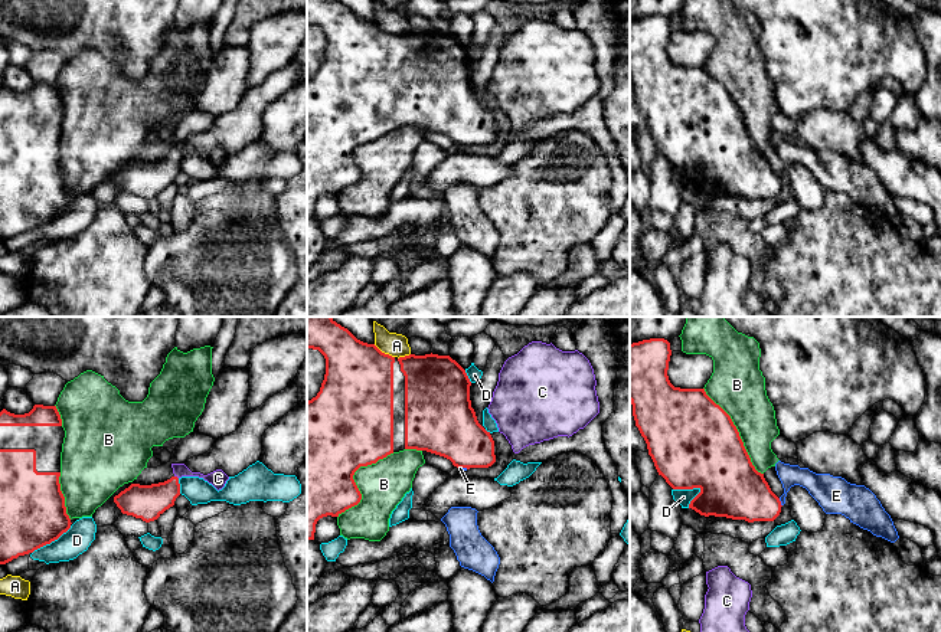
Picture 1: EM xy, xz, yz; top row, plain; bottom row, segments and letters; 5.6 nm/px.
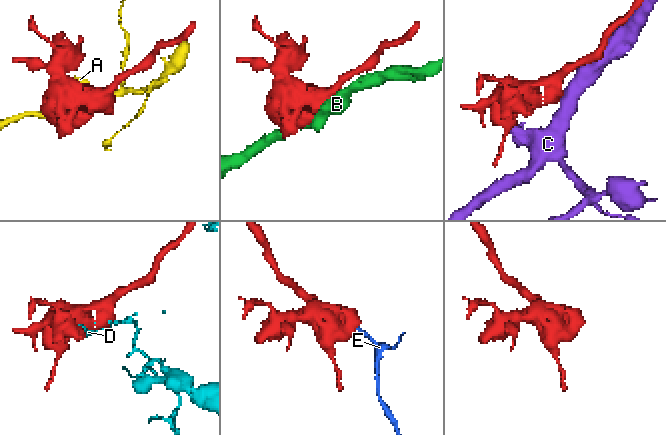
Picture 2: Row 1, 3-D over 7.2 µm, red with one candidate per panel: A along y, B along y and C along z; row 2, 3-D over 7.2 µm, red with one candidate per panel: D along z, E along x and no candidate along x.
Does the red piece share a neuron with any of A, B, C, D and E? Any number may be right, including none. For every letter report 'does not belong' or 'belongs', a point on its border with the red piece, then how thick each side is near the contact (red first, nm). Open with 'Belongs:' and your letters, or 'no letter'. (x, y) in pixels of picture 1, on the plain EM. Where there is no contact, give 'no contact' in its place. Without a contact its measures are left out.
Belongs: no letter
A: does not belong; contact xz (384, 30); calibres 400 and 130 nm
B: does not belong; contact xz (352, 156); calibres 500 and 260 nm
C: does not belong; contact xy (176, 154); calibres 190 and 100 nm
D: does not belong; contact yz (688, 166); calibres 480 and 90 nm
E: does not belong; contact yz (780, 180); calibres 320 and 160 nm

